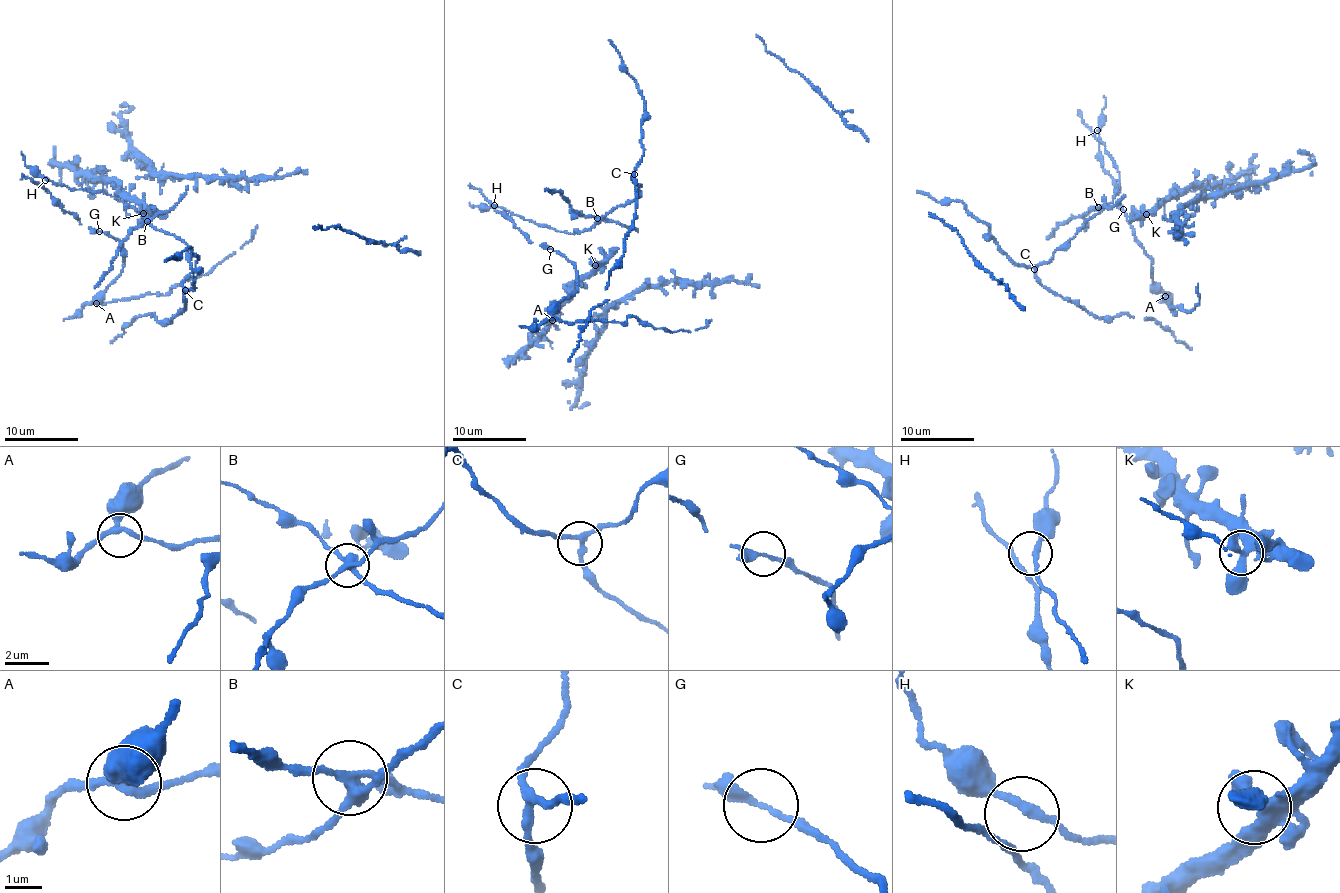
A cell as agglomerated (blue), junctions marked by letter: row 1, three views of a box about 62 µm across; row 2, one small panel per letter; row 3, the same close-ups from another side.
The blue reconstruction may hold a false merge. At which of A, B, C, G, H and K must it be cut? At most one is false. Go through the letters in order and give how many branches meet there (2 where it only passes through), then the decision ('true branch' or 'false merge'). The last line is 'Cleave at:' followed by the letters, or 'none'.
A: 3 | true branch
B: 4 | false merge
C: 3 | true branch
G: 3 | true branch
H: 4 | true branch
K: 4 | true branch
Cleave at: B

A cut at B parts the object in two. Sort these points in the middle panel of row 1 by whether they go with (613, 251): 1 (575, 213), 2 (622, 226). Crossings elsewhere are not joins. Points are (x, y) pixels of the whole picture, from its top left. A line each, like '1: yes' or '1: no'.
1: no
2: no

